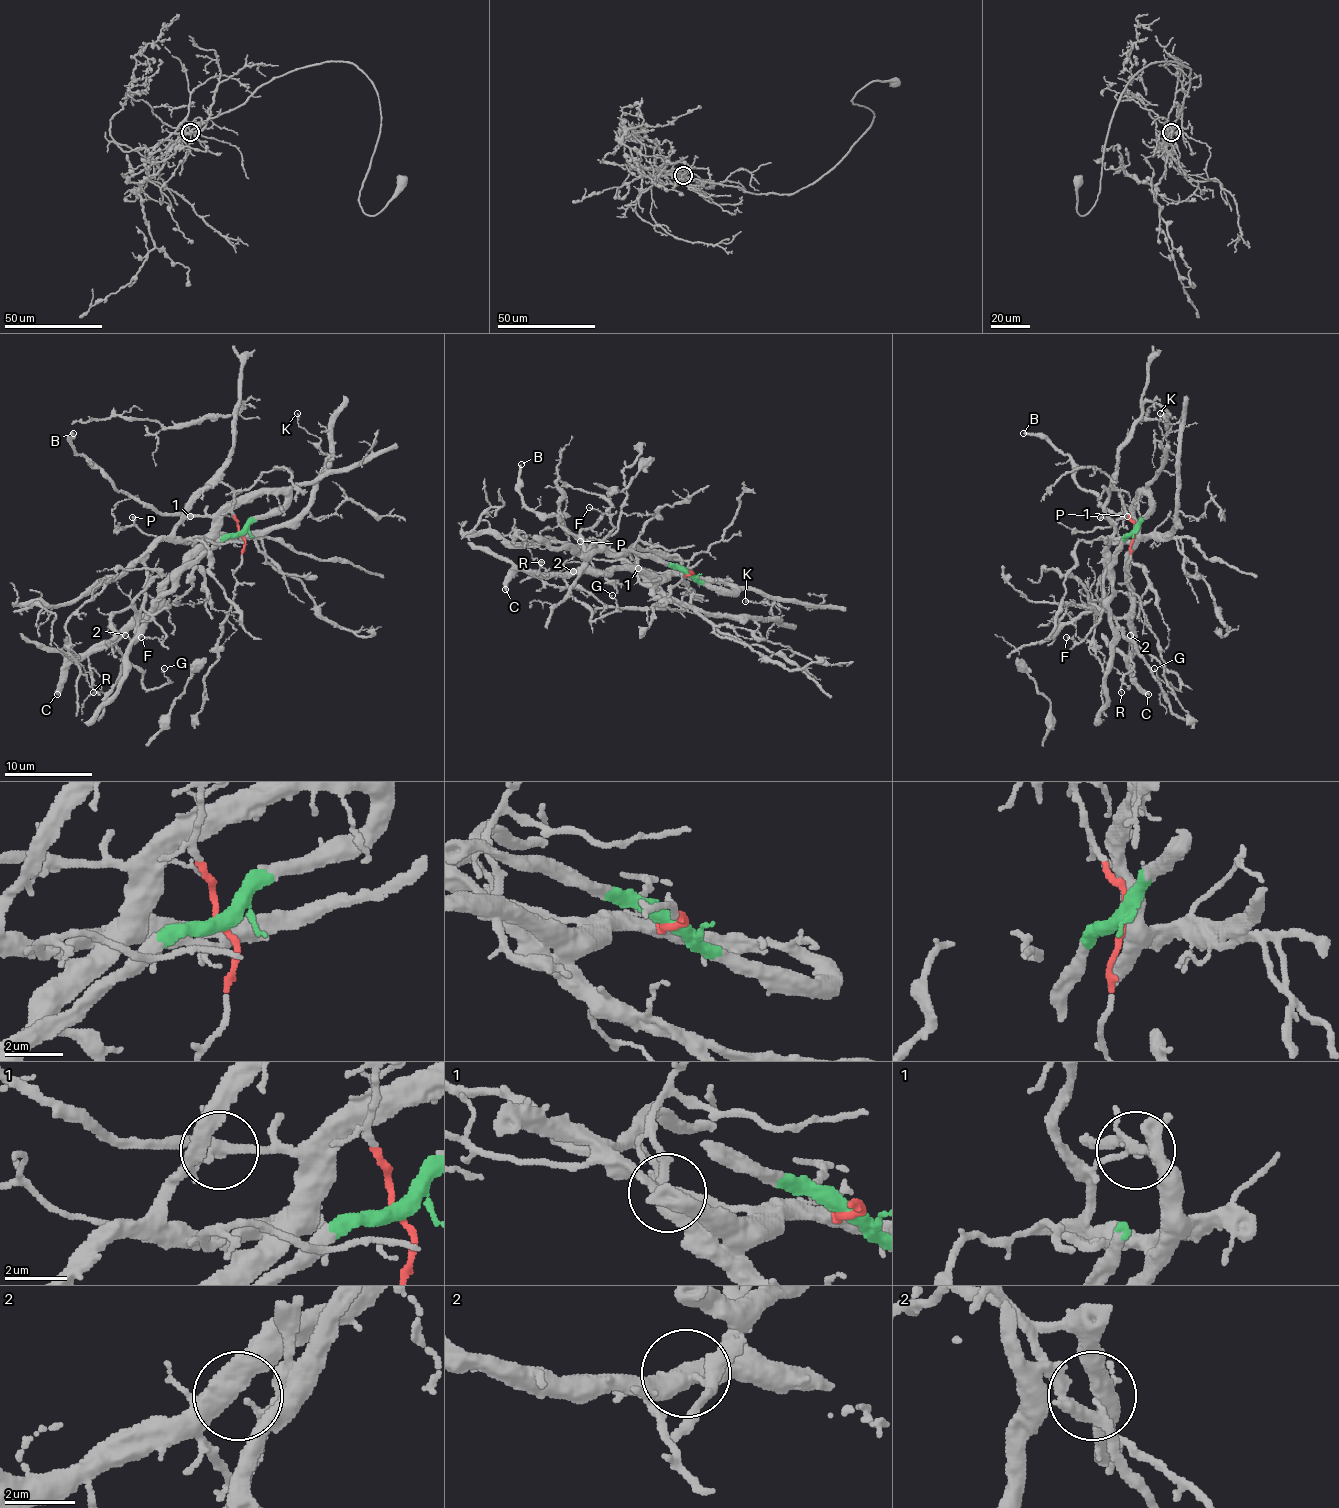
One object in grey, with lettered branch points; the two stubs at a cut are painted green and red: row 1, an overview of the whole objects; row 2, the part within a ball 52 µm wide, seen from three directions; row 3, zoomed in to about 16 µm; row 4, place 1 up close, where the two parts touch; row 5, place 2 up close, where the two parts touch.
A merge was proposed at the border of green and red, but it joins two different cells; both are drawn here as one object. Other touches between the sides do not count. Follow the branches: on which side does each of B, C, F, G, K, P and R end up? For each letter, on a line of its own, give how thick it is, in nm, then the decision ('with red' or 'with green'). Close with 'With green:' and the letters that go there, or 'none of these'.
B: 220 nm thick; with green
C: 400 nm thick; with green
F: 110 nm thick; with red
G: 100 nm thick; with green
K: 90 nm thick; with green
P: 130 nm thick; with red
R: 140 nm thick; with green
With green: B, C, G, K, R

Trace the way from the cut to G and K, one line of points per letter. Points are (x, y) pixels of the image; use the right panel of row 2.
G: (1133, 534), (1146, 518), (1148, 496), (1139, 494), (1133, 516), (1130, 635), (1179, 679), (1179, 688), (1155, 668)
K: (1133, 534), (1146, 518), (1150, 507), (1148, 485), (1159, 470), (1163, 439), (1159, 412)

